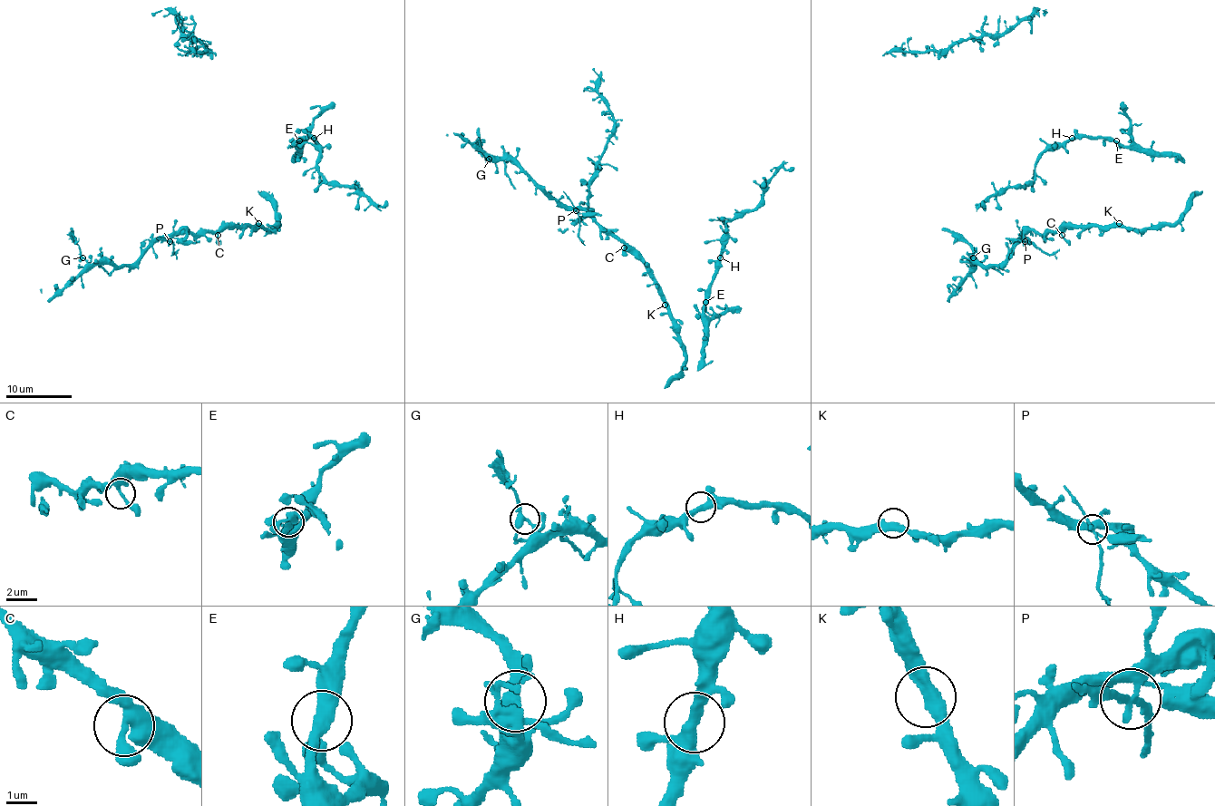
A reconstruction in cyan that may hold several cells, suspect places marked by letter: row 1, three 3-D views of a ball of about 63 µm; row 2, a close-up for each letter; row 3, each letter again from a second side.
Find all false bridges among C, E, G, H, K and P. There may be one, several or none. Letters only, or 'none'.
G, P

